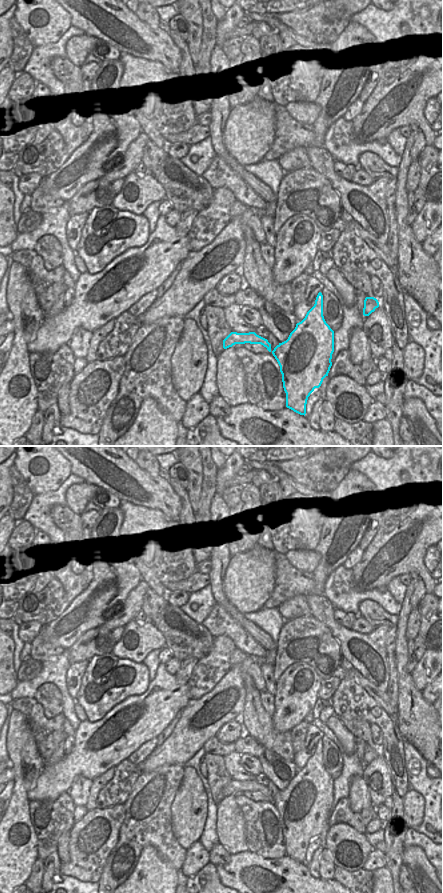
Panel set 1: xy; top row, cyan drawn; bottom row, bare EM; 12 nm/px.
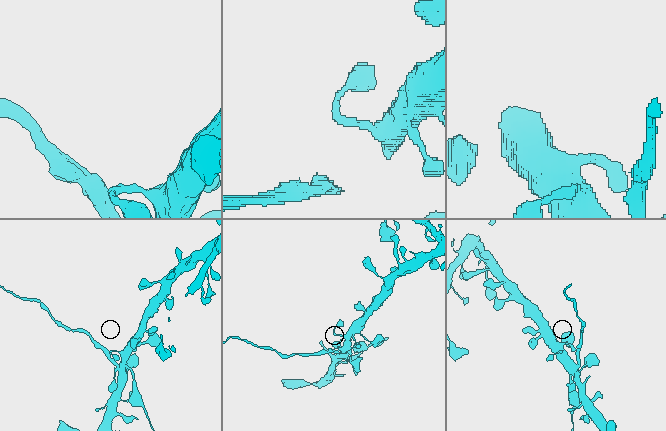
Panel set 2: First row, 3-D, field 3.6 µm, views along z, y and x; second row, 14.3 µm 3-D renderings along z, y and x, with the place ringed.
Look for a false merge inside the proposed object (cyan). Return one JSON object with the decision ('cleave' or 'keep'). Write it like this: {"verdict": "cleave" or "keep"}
{"verdict": "keep"}

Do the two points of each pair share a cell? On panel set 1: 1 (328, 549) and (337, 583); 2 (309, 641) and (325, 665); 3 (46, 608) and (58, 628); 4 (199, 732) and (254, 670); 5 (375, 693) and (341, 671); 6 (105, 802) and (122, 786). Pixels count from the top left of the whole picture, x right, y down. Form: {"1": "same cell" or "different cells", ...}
{"1": "different cells", "2": "same cell", "3": "different cells", "4": "same cell", "5": "same cell", "6": "same cell"}

